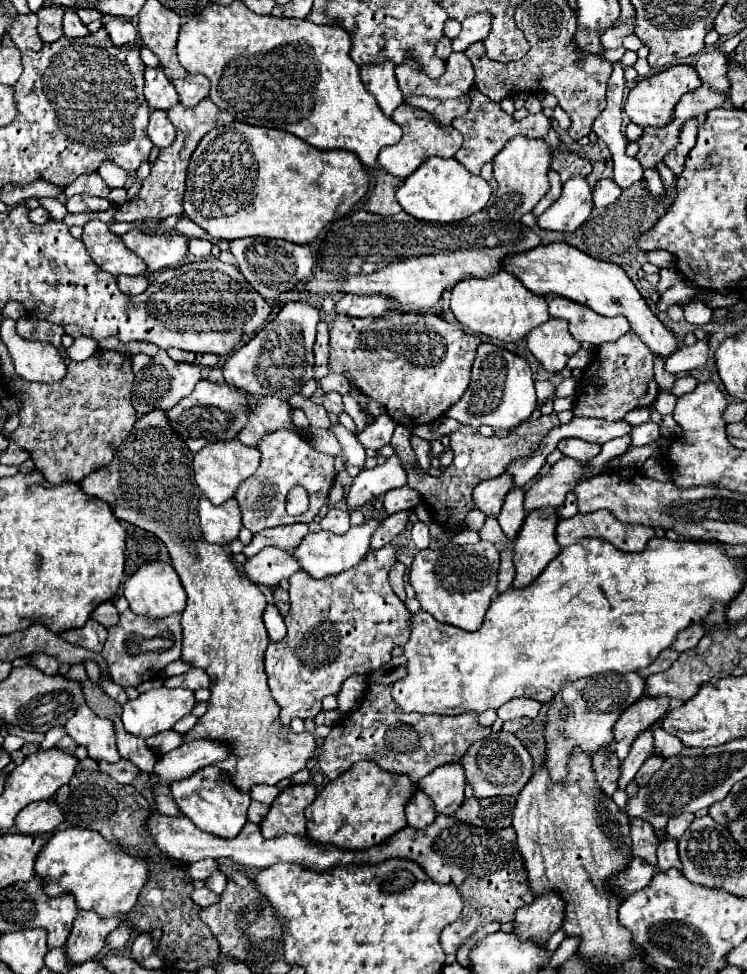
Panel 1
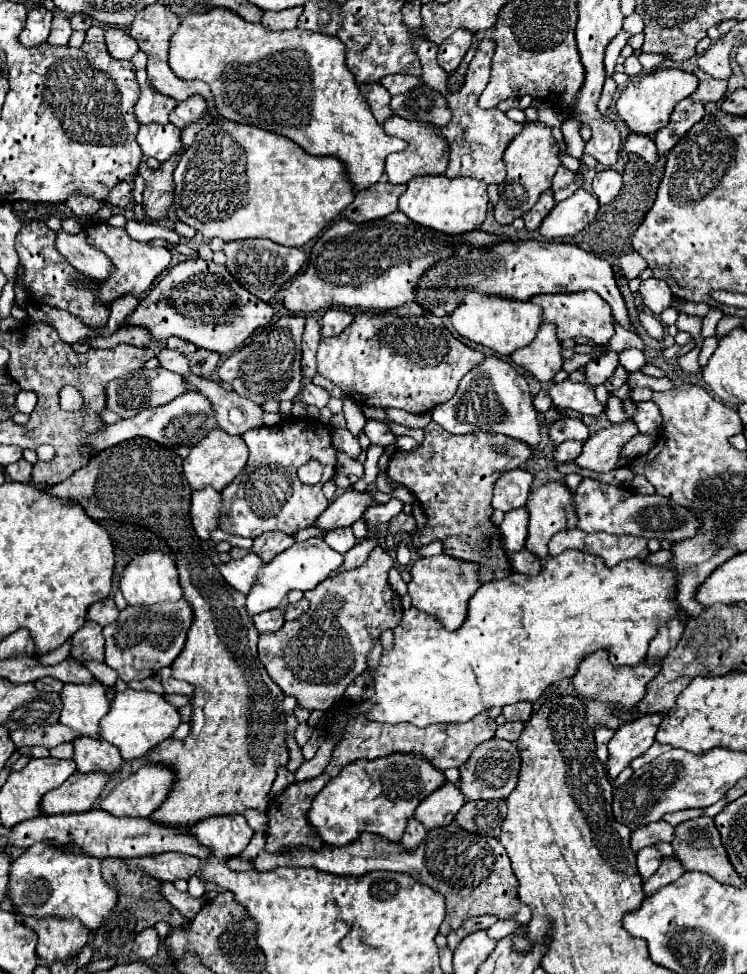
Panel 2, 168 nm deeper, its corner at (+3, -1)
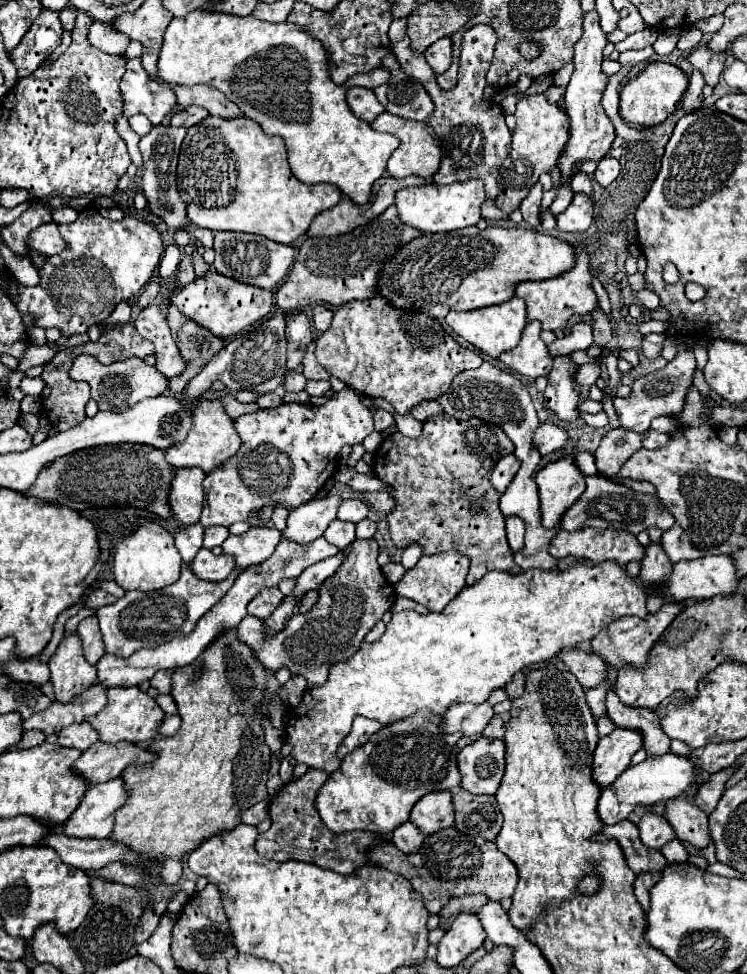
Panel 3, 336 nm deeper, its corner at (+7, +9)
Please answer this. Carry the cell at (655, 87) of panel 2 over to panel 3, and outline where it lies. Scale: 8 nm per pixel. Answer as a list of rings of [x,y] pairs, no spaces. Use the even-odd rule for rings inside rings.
[[[652,62],[640,72],[634,80],[628,80],[628,84],[620,92],[620,116],[626,124],[634,126],[656,126],[662,124],[680,102],[684,90],[688,88],[688,76],[666,62]]]

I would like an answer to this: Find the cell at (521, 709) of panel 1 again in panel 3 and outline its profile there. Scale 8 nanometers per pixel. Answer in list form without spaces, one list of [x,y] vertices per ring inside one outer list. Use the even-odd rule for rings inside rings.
[[[520,671],[514,675],[512,681],[505,688],[506,692],[508,692],[508,698],[512,700],[512,698],[520,696],[520,694],[522,694],[522,690],[524,690],[524,687],[525,674]]]

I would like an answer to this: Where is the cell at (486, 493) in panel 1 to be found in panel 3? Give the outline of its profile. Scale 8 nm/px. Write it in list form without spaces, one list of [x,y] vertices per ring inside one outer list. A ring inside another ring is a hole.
[[[508,454],[508,456],[504,456],[504,458],[498,460],[496,468],[492,470],[490,480],[492,480],[494,488],[496,488],[500,494],[508,488],[508,484],[510,484],[512,478],[516,476],[518,468],[520,468],[520,460],[518,460],[514,454]]]

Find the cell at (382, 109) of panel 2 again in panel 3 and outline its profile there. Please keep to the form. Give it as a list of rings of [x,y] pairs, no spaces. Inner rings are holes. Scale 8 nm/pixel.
[[[350,88],[346,92],[346,102],[352,114],[364,122],[372,122],[380,112],[384,112],[384,106],[376,100],[374,92],[368,88]]]

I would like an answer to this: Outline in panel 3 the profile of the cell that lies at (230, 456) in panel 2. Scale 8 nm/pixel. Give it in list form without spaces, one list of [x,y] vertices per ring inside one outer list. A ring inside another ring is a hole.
[[[202,398],[192,412],[192,428],[190,428],[186,440],[178,442],[166,450],[166,462],[174,468],[198,466],[204,472],[210,472],[216,466],[220,466],[222,462],[226,462],[228,458],[232,458],[238,452],[238,448],[240,448],[240,436],[234,428],[234,422],[226,414],[222,402]]]

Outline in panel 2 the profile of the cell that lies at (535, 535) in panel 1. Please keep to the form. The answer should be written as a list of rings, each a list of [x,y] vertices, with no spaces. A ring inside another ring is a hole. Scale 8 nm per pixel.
[[[550,482],[532,490],[526,510],[530,514],[526,550],[540,560],[548,558],[548,542],[560,532],[576,526],[572,494],[564,482]]]

